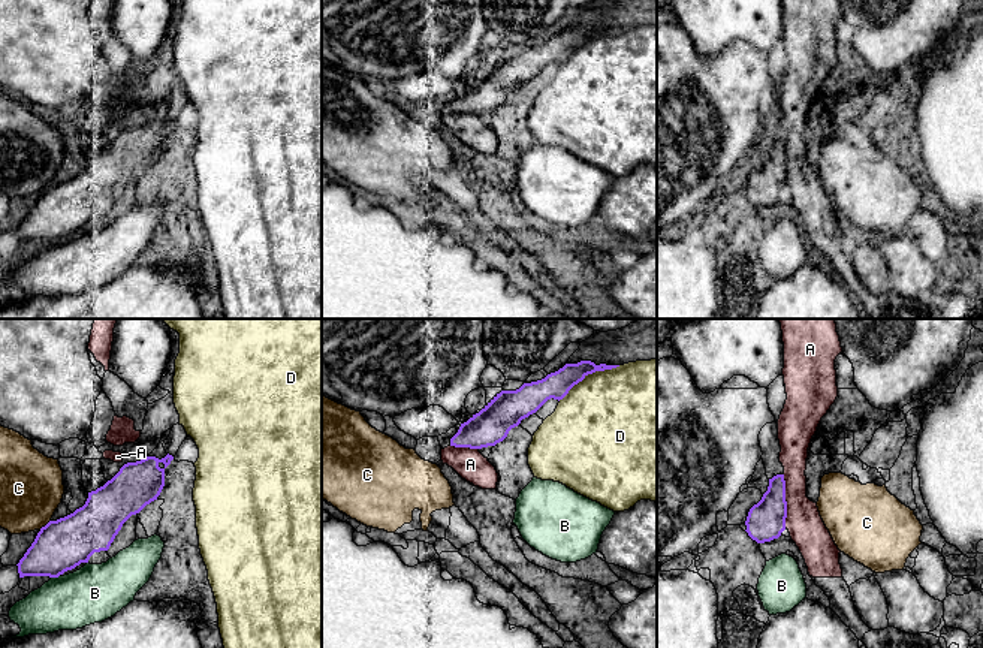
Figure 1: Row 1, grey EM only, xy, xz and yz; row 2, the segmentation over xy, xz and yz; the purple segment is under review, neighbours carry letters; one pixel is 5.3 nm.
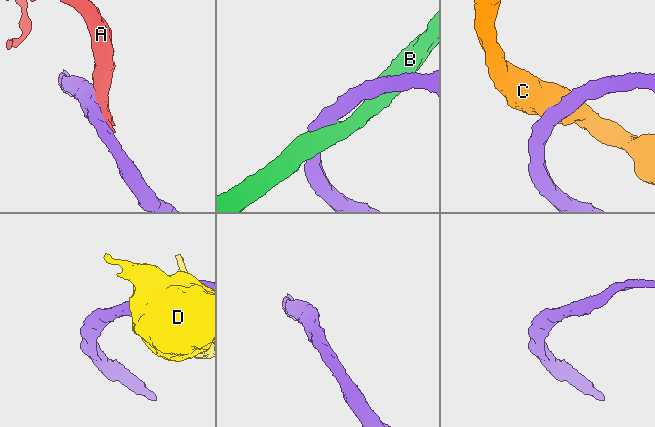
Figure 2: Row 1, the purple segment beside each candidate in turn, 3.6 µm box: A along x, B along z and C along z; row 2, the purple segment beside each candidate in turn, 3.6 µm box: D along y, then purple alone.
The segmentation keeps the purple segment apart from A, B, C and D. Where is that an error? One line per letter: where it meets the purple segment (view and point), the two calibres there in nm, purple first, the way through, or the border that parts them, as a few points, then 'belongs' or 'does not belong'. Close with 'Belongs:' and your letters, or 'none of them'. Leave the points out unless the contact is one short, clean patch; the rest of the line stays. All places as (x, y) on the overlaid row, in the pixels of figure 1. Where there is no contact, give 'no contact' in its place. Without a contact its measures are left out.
A: meets purple in yz at (786, 502); 200 nm thick on the purple side, 190 nm on the other; belongs
B: meets purple in xy at (54, 576); 280 nm thick on the purple side, 300 nm on the other; does not belong
C: meets purple in xy at (45, 526); 280 nm thick on the purple side, 340 nm on the other; border along xy (50, 520), (39, 529); does not belong
D: meets purple in xz at (588, 373); 140 nm thick on the purple side, 480 nm on the other; does not belong
Belongs: A

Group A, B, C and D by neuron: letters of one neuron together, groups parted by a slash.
A / B / C / D

